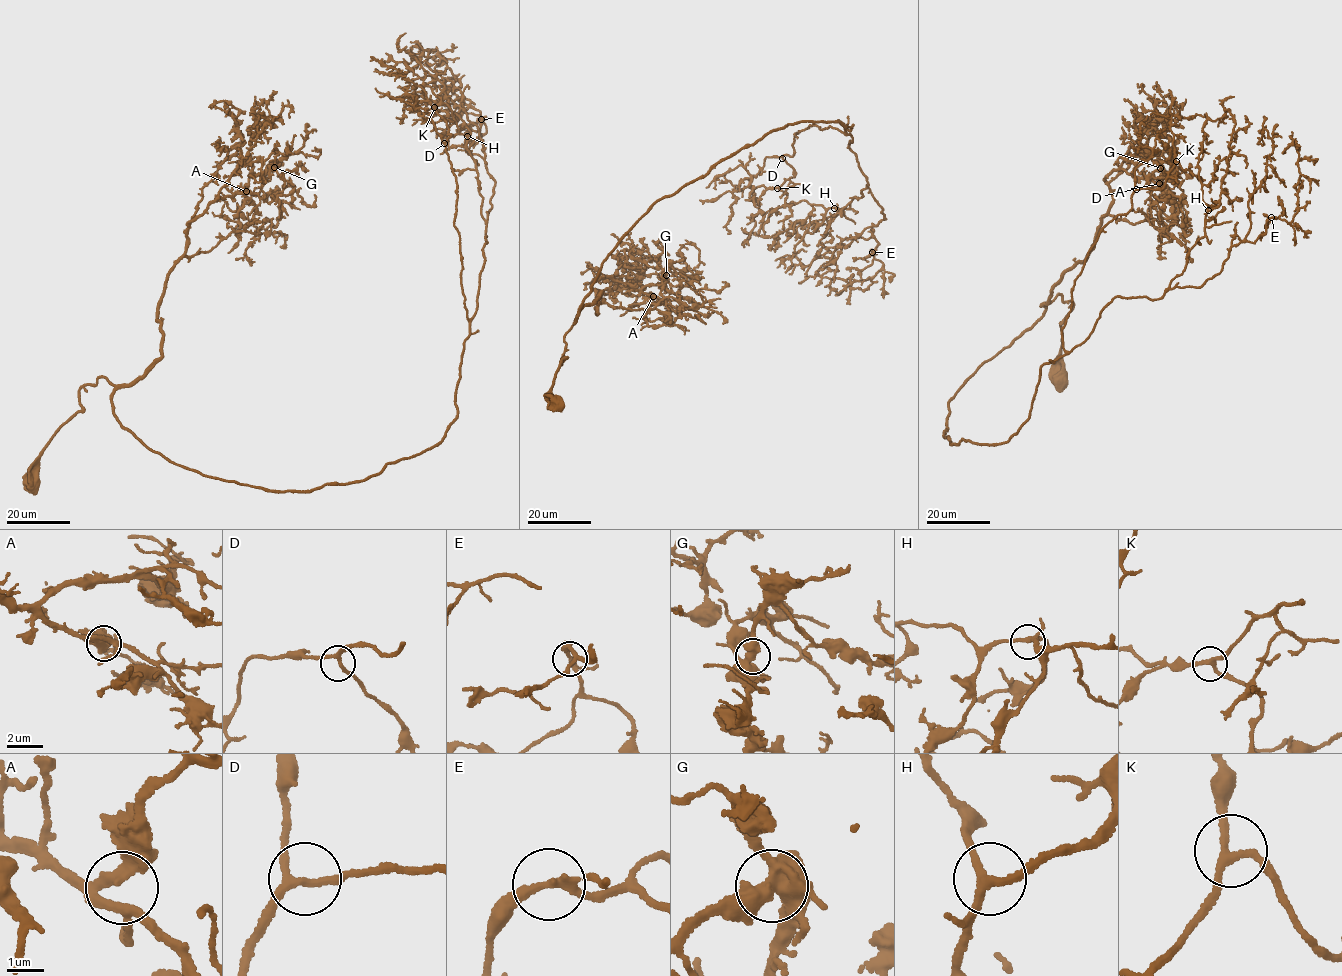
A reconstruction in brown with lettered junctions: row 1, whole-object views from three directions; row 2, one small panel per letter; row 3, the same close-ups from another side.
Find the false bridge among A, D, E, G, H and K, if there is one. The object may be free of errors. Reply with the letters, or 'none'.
none

